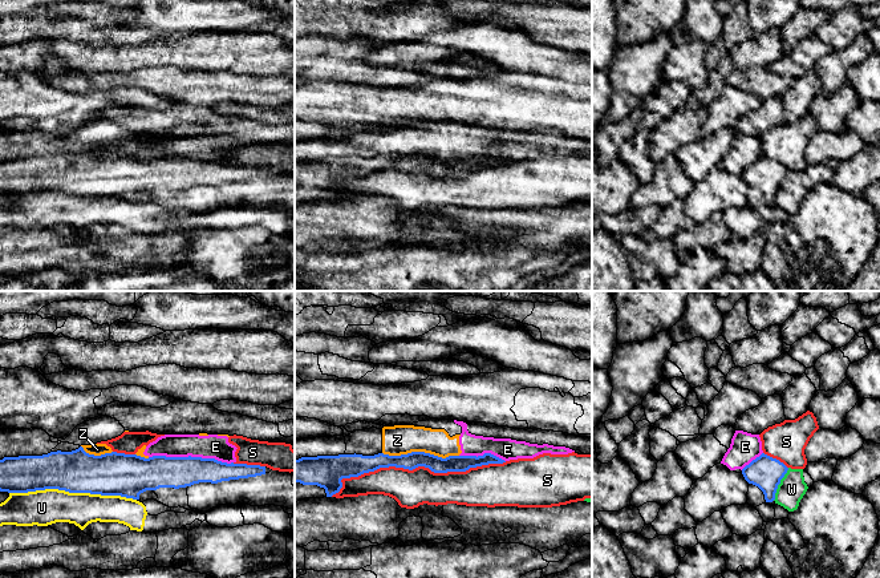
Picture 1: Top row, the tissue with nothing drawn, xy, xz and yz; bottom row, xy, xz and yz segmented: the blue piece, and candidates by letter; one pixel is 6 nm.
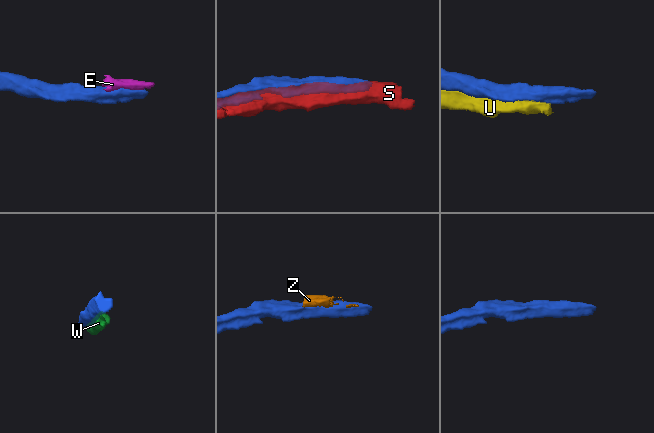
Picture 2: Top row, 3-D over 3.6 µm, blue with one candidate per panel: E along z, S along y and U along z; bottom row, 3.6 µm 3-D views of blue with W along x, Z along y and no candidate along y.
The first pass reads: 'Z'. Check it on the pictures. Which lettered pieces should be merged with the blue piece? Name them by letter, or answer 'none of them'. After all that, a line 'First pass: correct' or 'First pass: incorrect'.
none of them
First pass: incorrect

